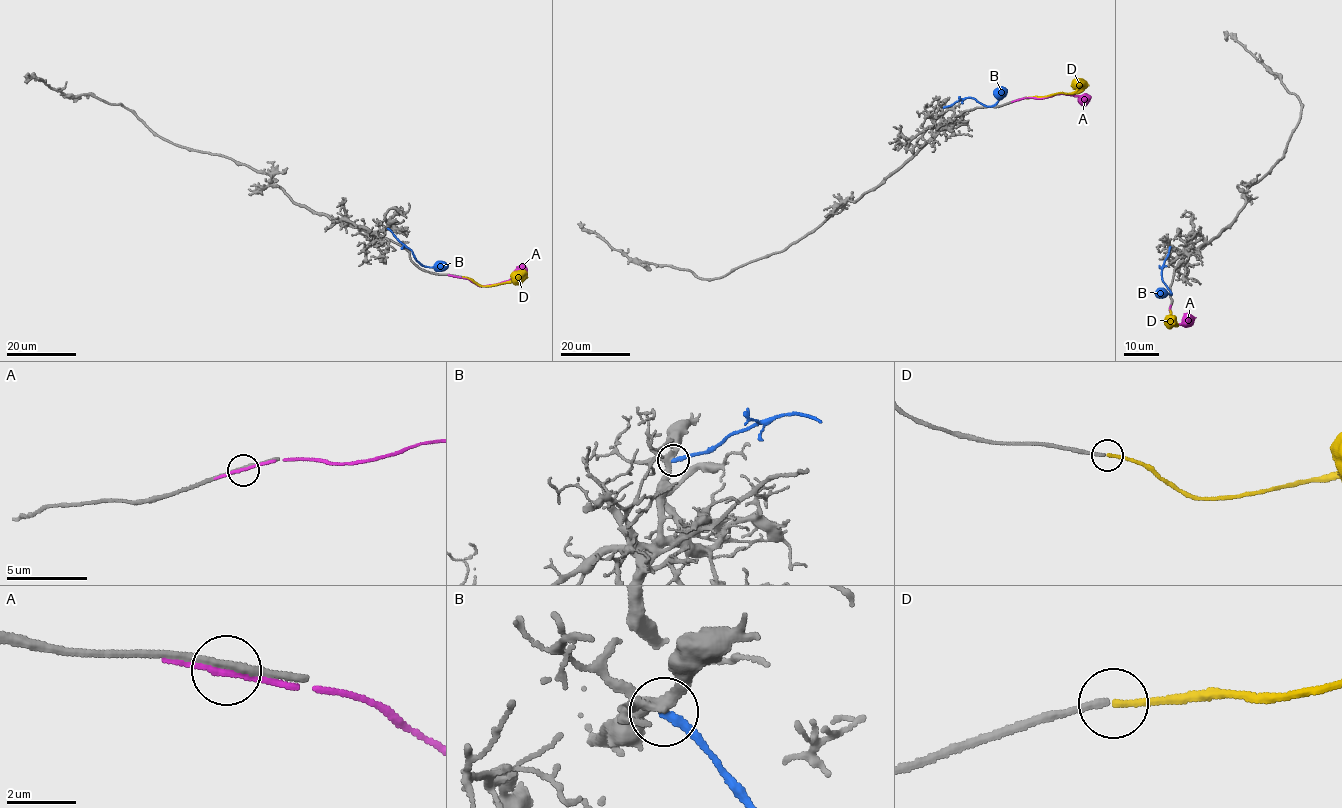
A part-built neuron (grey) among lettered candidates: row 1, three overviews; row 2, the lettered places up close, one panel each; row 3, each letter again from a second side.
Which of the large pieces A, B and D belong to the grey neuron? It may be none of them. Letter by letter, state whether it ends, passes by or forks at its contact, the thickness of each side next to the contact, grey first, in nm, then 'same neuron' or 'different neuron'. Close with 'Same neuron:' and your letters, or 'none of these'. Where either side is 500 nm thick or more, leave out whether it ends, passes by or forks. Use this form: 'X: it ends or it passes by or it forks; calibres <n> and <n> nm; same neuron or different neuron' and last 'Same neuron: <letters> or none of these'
A: it passes by; calibres 240 and 180 nm; different neuron
B: it ends; calibres 320 and 260 nm; different neuron
D: it ends; calibres 200 and 200 nm; same neuron
Same neuron: D

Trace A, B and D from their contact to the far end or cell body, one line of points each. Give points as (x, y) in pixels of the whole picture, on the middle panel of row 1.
A: (1018, 100), (1061, 94), (1086, 97)
B: (943, 107), (970, 97), (983, 105), (995, 104), (1005, 87)
D: (1026, 98), (1080, 92), (1086, 82)

